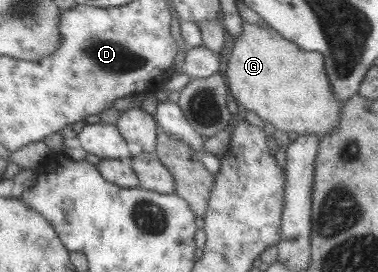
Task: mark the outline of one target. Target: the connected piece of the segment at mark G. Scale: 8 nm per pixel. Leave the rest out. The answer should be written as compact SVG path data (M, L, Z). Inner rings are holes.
M243 19L242 32L234 40L225 77L229 93L237 103L256 113L262 121L272 123L277 130L295 131L298 135L318 134L322 137L337 126L344 101L339 101L333 94L323 55L319 51L304 51L270 26L259 26Z

